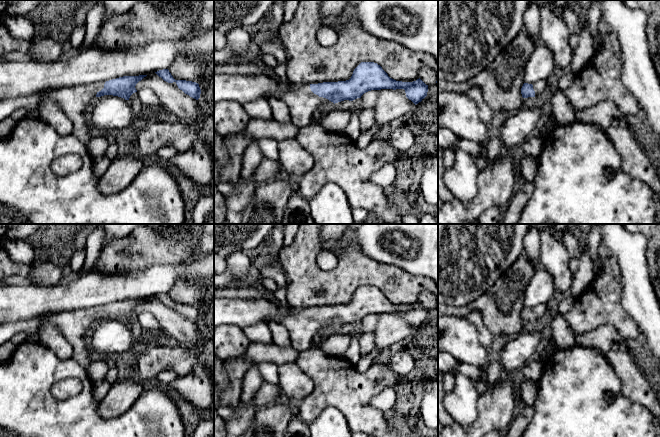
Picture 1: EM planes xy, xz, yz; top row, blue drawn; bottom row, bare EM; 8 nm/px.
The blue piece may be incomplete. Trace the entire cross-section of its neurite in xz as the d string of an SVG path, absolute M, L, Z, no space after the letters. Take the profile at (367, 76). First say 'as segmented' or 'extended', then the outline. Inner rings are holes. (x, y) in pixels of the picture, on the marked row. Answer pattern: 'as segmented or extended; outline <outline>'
extended; outline M361 62L349 80L301 86L291 84L286 90L271 92L270 96L286 102L291 122L300 129L313 123L313 114L323 103L353 101L368 91L381 89L404 89L406 97L416 105L427 96L428 85L420 78L413 82L396 81L377 63Z

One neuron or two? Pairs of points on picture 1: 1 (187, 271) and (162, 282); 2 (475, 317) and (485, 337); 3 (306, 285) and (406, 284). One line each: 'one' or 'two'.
1: one
2: one
3: one

